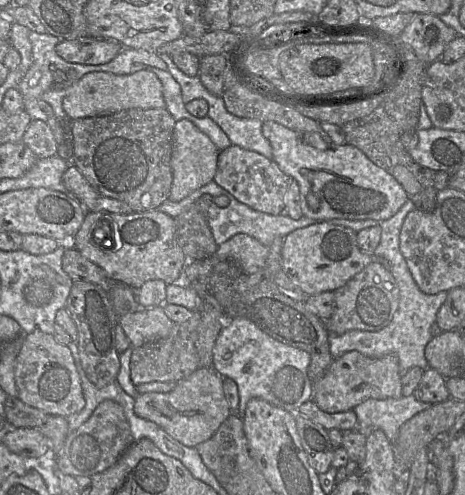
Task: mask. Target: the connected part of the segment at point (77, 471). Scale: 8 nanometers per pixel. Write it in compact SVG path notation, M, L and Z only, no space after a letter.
M113 400L98 404L89 419L70 431L55 454L56 469L73 477L91 477L111 467L134 442L122 406Z

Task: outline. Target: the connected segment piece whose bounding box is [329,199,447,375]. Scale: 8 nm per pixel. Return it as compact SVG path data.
M408 199L391 218L379 222L380 242L373 252L375 258L387 261L387 270L390 271L397 283L399 305L396 313L386 327L376 332L351 330L341 335L329 332L329 348L334 359L350 351L358 351L371 358L396 355L402 375L412 367L420 367L424 371L429 367L425 357L425 347L432 338L430 327L436 321L437 312L446 300L447 291L433 295L423 293L415 283L401 254L399 248L400 230L406 215L414 209L416 209L414 203Z

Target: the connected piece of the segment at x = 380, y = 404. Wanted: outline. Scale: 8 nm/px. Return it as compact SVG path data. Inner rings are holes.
M414 395L383 400L369 399L357 405L353 411L357 415L357 430L368 433L381 429L394 444L400 427L413 416L430 408L433 404L422 402Z

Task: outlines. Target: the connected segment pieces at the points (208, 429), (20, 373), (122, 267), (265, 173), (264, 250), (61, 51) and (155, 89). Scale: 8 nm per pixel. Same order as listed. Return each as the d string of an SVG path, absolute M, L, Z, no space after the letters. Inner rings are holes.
M201 367L176 382L170 392L146 392L135 397L135 413L152 421L180 443L195 447L208 440L231 414L223 391L223 377L212 367Z
M40 330L22 336L15 364L15 383L22 402L50 416L68 417L85 405L80 377L69 347Z
M159 210L134 212L130 214L111 213L108 211L87 211L85 218L73 237L73 246L80 253L100 267L113 281L139 289L150 280L162 280L166 285L175 283L187 265L188 260L175 237L175 220ZM100 221L114 223L109 230L118 231L121 245L118 247L116 237L108 243L107 248L100 242L105 231L98 231L95 239L94 230Z
M236 145L219 151L214 182L226 189L234 198L250 208L271 215L284 214L286 193L292 178L265 156Z
M239 233L218 246L216 257L233 260L247 274L265 269L270 248L247 234Z
M81 37L61 40L55 51L67 62L99 65L113 60L124 48L117 40Z
M141 70L129 75L109 72L90 72L82 76L71 88L62 106L71 120L84 117L113 114L128 109L165 108L163 87L159 78L151 71Z

